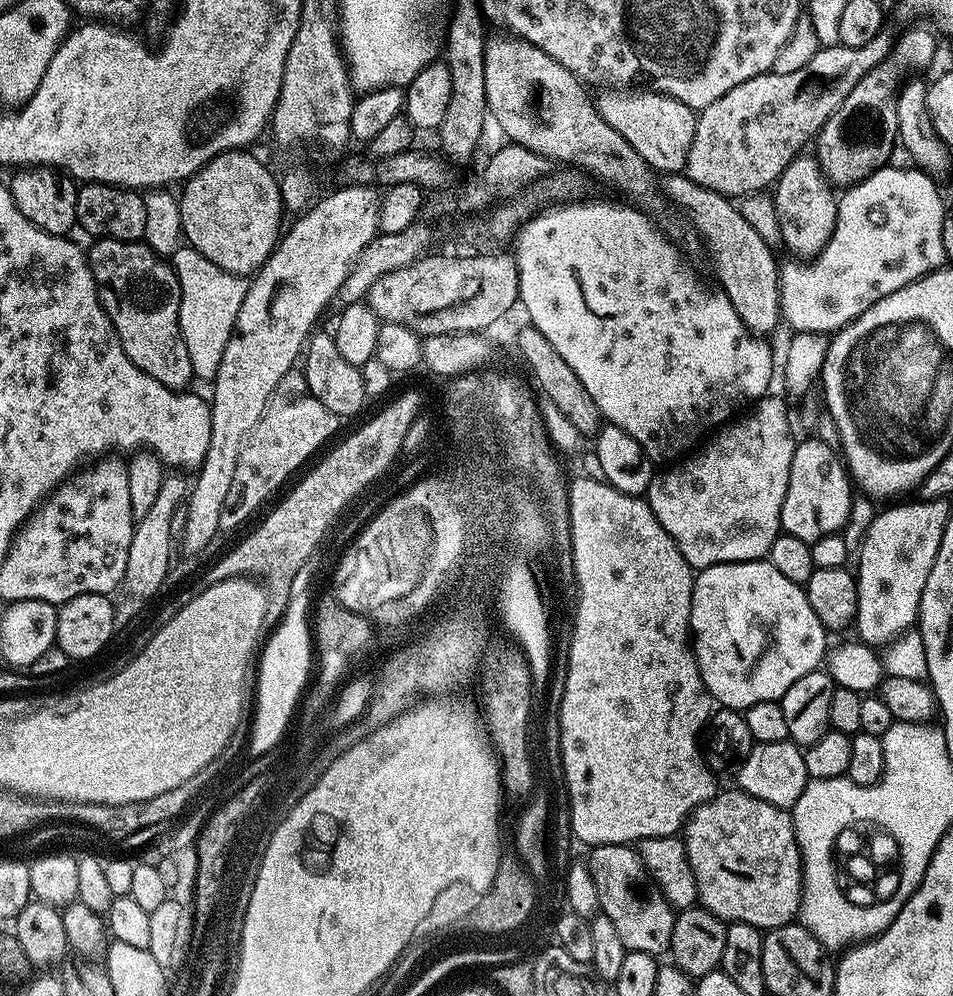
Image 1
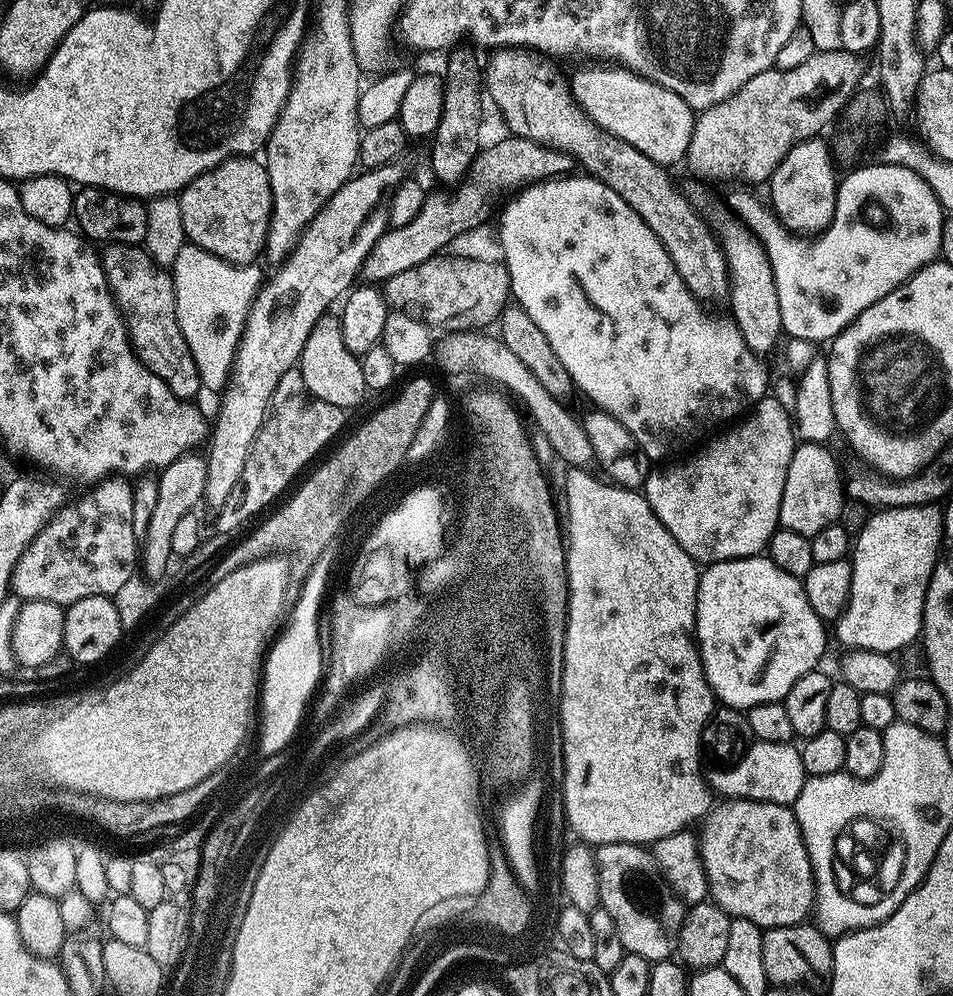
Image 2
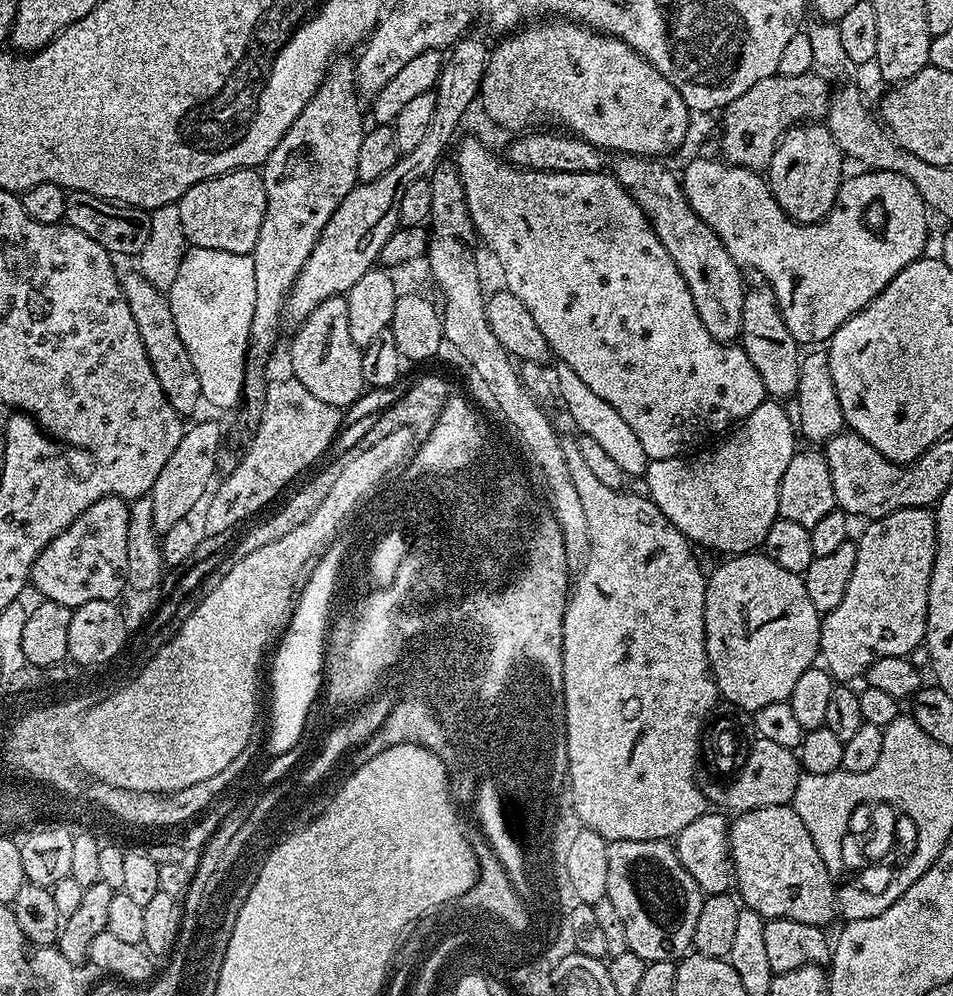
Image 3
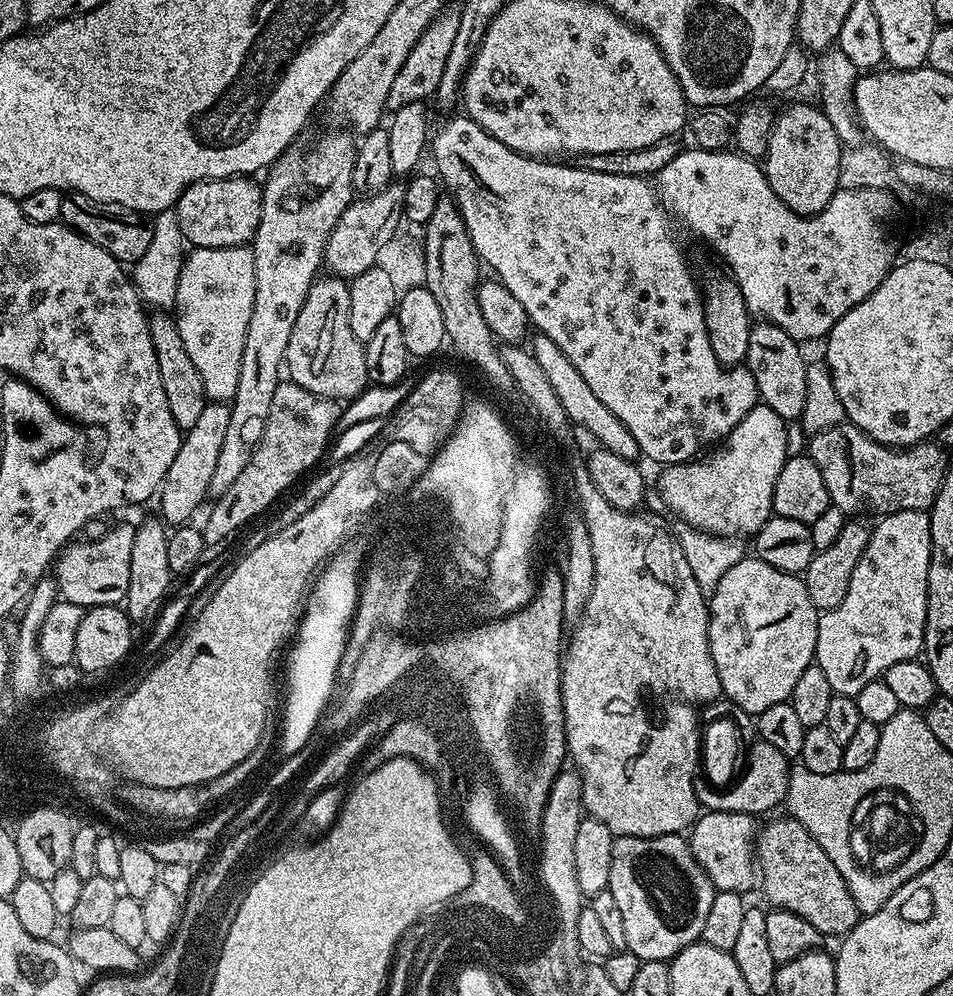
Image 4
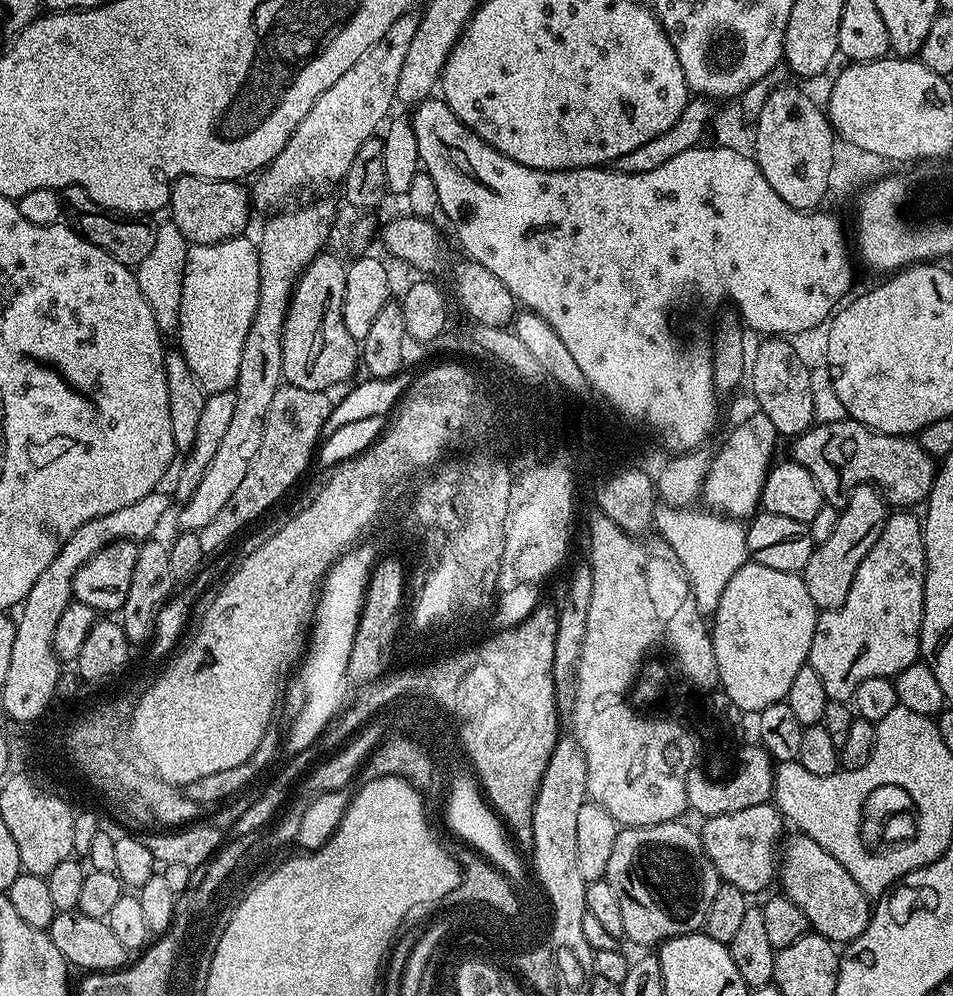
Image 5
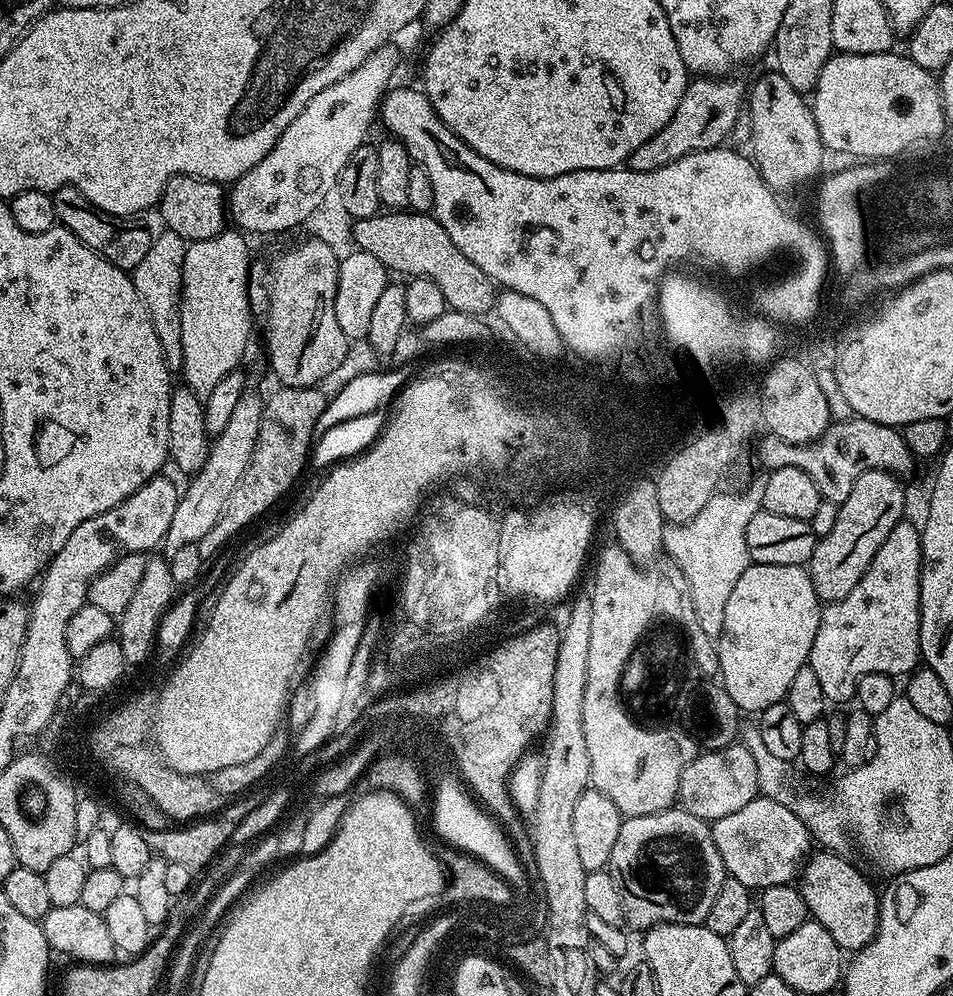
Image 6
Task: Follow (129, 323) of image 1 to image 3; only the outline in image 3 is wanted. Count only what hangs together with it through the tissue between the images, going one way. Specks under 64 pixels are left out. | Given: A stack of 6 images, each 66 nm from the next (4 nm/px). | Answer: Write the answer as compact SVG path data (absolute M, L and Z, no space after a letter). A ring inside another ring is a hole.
M139 271L123 273L122 283L124 297L130 306L130 314L134 314L134 322L138 322L138 334L142 334L142 346L146 346L146 354L150 358L150 366L174 410L181 417L201 407L198 373L194 370L194 362L190 362L190 354L186 354L186 346L182 346L182 338L178 338L178 326L174 326L174 314L170 310L167 295L161 289L150 286Z

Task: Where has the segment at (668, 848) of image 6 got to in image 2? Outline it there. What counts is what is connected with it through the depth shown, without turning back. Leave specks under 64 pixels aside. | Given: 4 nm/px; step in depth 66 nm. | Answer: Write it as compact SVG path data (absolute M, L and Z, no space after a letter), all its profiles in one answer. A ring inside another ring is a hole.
M602 844L595 849L595 854L600 882L600 907L608 911L610 918L614 918L614 926L618 926L618 938L622 938L622 946L624 947L625 953L640 955L649 962L673 959L673 957L677 955L680 946L680 933L684 931L686 904L685 901L678 895L677 890L669 884L668 877L660 867L659 861L656 860L655 851L649 850L642 844Z

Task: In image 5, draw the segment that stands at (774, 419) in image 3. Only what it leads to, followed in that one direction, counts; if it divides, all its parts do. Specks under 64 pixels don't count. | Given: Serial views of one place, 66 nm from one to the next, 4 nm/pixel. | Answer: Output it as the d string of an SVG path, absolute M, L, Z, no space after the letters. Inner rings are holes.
M756 410L752 417L737 423L720 450L711 457L705 476L702 500L713 512L737 518L751 518L761 507L762 486L768 477L768 469L774 463L778 433L774 422Z

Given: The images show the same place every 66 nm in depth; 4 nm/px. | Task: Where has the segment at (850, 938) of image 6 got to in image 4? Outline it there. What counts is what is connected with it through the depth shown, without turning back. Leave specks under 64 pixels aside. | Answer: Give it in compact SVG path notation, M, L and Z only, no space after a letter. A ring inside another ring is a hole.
M791 818L772 820L765 828L763 825L754 841L754 856L762 869L764 896L773 909L781 908L798 914L798 918L806 918L824 938L843 938L860 921L862 914L854 898L850 898L842 874L838 874L834 862L826 858L806 826Z

